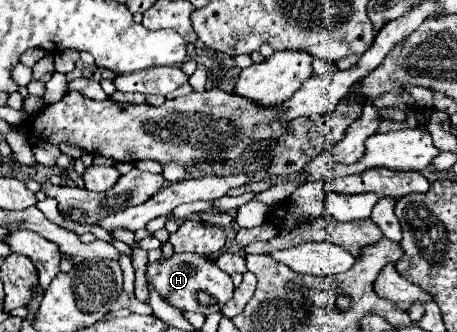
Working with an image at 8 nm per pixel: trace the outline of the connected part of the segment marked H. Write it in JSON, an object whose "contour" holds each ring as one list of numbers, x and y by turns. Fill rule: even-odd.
{"contour":[[173,254,169,260,165,260,165,264,153,262,147,268,147,278,157,288,159,296,165,298,169,304,177,306,179,310,193,310,193,312,201,312,201,314,213,314,213,312,219,312,219,308,233,296,231,276,221,272,215,264,209,264,209,260,205,260,199,254],[199,292,211,296,213,304,201,304,199,302]]}

